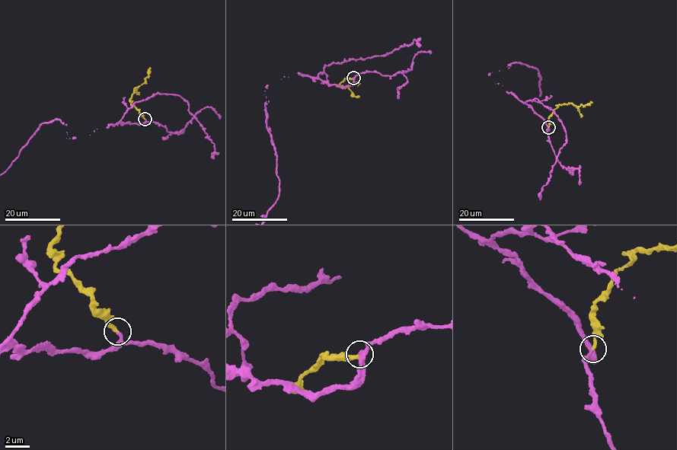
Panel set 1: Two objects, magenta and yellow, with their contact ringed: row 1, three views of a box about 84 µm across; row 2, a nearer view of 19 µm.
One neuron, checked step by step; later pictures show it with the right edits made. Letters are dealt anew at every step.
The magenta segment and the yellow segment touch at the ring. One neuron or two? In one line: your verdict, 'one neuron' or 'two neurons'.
one neuron

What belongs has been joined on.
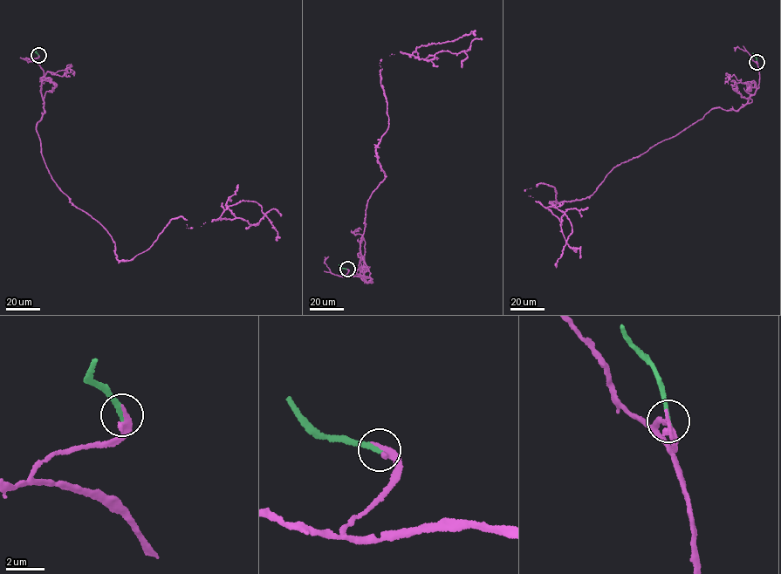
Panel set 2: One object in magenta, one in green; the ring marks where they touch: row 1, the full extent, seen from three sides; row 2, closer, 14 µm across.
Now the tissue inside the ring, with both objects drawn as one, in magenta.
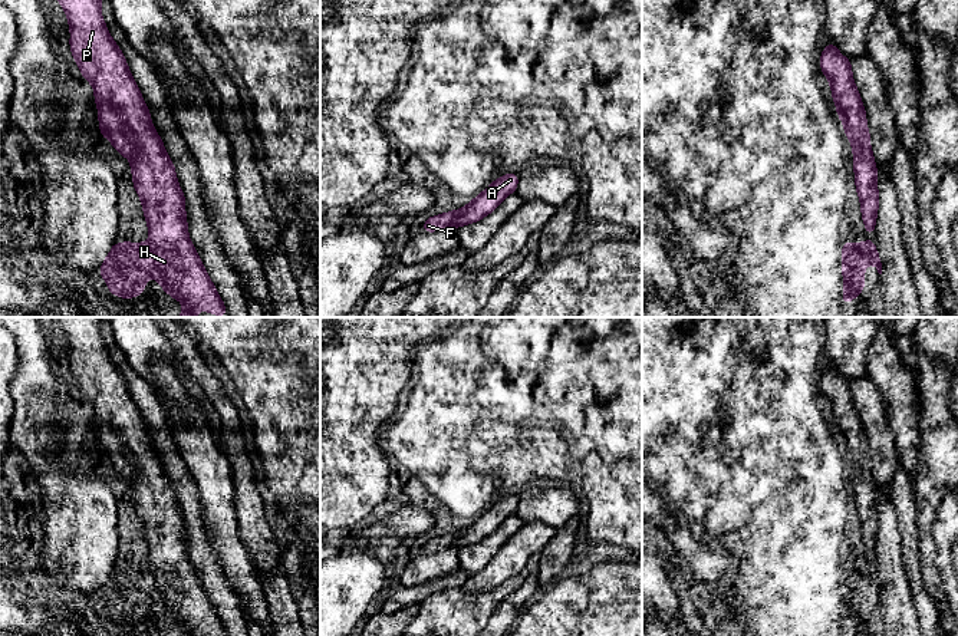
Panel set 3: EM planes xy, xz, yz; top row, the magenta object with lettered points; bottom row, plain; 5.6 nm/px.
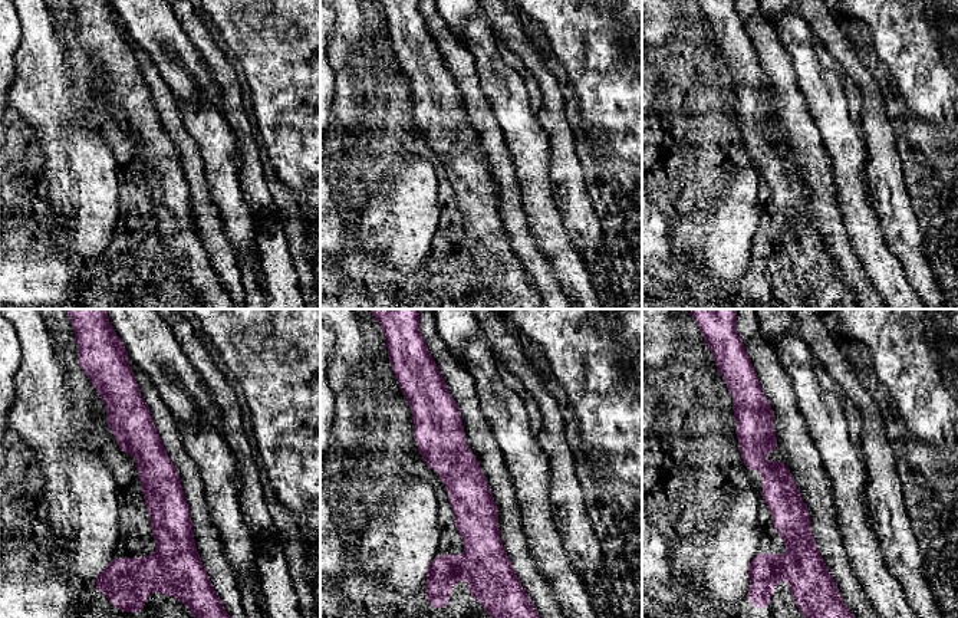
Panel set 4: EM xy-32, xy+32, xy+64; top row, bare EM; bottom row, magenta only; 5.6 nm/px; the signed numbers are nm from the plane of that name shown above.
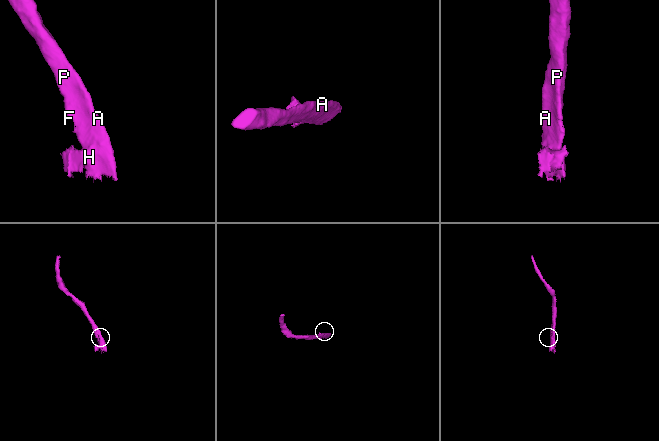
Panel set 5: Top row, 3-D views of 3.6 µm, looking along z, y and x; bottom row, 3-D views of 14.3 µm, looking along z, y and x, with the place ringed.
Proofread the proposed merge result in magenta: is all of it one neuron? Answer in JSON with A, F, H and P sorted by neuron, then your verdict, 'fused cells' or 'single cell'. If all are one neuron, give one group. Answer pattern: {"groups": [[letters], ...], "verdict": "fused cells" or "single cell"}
{"groups": [["A", "F", "H", "P"]], "verdict": "single cell"}

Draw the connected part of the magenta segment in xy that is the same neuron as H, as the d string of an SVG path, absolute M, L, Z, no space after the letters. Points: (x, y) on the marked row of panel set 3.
M59 0L70 27L70 52L79 65L80 75L92 83L101 136L111 141L115 151L131 161L134 187L142 201L149 240L111 245L111 254L103 257L99 276L108 281L113 296L126 300L141 296L148 277L155 277L168 296L182 301L184 310L177 317L197 317L198 310L215 316L228 316L207 270L203 266L190 237L185 215L185 197L177 181L175 168L165 152L161 136L152 126L151 115L139 88L129 72L128 63L112 40L101 13L101 0Z

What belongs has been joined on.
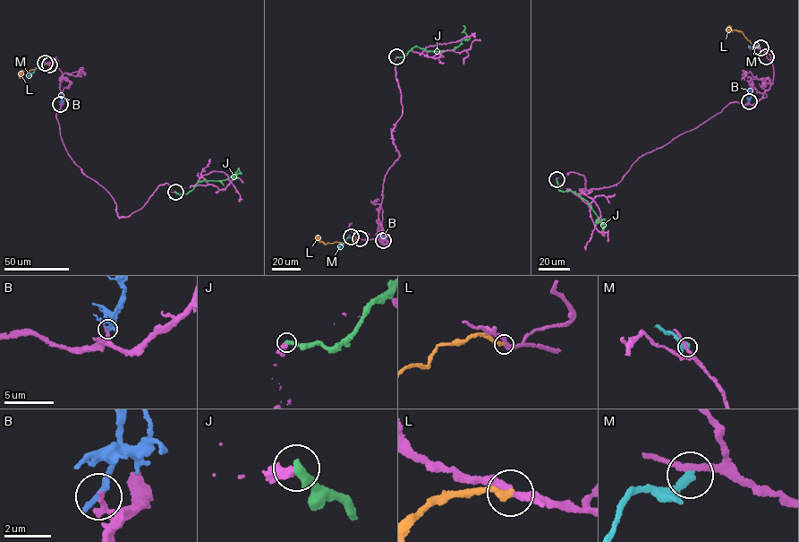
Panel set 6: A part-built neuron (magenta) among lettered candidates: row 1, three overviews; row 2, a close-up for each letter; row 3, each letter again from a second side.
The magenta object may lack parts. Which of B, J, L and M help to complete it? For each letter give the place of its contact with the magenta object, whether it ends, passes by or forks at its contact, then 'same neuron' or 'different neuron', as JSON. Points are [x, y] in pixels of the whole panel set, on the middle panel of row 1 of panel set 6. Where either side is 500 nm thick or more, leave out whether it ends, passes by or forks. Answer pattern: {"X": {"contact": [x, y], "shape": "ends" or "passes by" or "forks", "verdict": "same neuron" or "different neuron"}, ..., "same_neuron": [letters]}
{"B": {"contact": [383, 240], "shape": "ends", "verdict": "different neuron"}, "J": {"contact": [396, 56], "shape": "ends", "verdict": "different neuron"}, "L": {"contact": [360, 238], "shape": "ends", "verdict": "different neuron"}, "M": {"contact": [351, 236], "shape": "ends", "verdict": "different neuron"}, "same_neuron": []}

